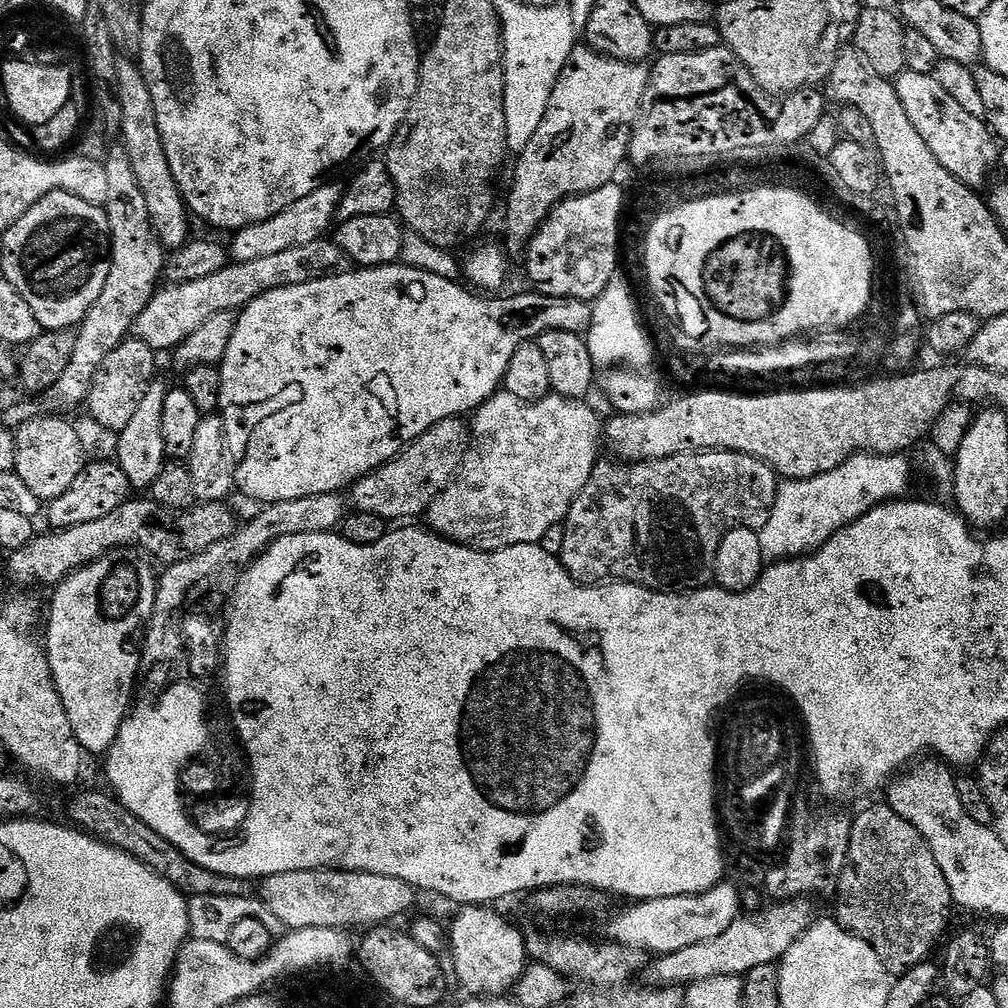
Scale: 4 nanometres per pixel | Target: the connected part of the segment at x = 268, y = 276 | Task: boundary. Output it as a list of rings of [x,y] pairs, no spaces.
[[[321,238],[294,250],[282,250],[282,254],[270,254],[267,258],[254,258],[245,264],[229,263],[227,268],[210,274],[210,278],[188,280],[185,284],[164,286],[137,318],[134,332],[153,350],[173,350],[214,314],[222,311],[242,310],[254,298],[282,286],[298,286],[302,282],[317,280],[320,276],[335,273],[341,267],[342,253],[331,239]]]

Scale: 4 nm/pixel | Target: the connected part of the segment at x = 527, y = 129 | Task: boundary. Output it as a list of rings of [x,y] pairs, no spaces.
[[[508,4],[502,16],[502,69],[504,71],[504,113],[506,114],[506,130],[508,131],[509,149],[519,154],[534,138],[534,130],[542,126],[542,118],[546,114],[546,106],[550,102],[550,94],[570,58],[573,41],[552,40],[552,12],[548,8],[527,8],[524,4]]]

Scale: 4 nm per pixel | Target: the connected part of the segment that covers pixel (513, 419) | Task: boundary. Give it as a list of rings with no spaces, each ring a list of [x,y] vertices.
[[[503,390],[496,393],[496,395],[491,396],[486,403],[483,404],[482,407],[477,408],[474,415],[471,417],[470,420],[470,436],[471,436],[471,443],[468,446],[468,455],[464,457],[464,463],[460,465],[460,471],[457,472],[456,476],[452,480],[451,484],[448,485],[447,488],[444,489],[444,492],[435,502],[432,503],[431,506],[428,507],[426,513],[426,520],[429,520],[431,531],[441,535],[444,537],[445,540],[451,540],[454,544],[467,544],[469,548],[479,548],[481,552],[497,552],[498,550],[502,550],[503,548],[509,548],[510,546],[522,546],[523,544],[537,544],[541,543],[541,540],[544,535],[547,534],[548,531],[551,530],[552,527],[563,525],[565,516],[568,515],[568,508],[570,505],[575,502],[580,496],[580,491],[584,489],[586,485],[590,482],[590,478],[592,477],[592,471],[594,470],[594,466],[598,463],[598,455],[596,456],[596,451],[599,450],[600,444],[602,448],[602,420],[600,424],[600,420],[596,417],[596,412],[592,408],[587,408],[584,405],[584,402],[581,402],[579,399],[576,398],[569,398],[567,396],[562,396],[559,394],[549,394],[544,397],[543,400],[537,400],[535,402],[525,402],[519,400],[518,398],[514,398],[510,393],[505,392]]]

